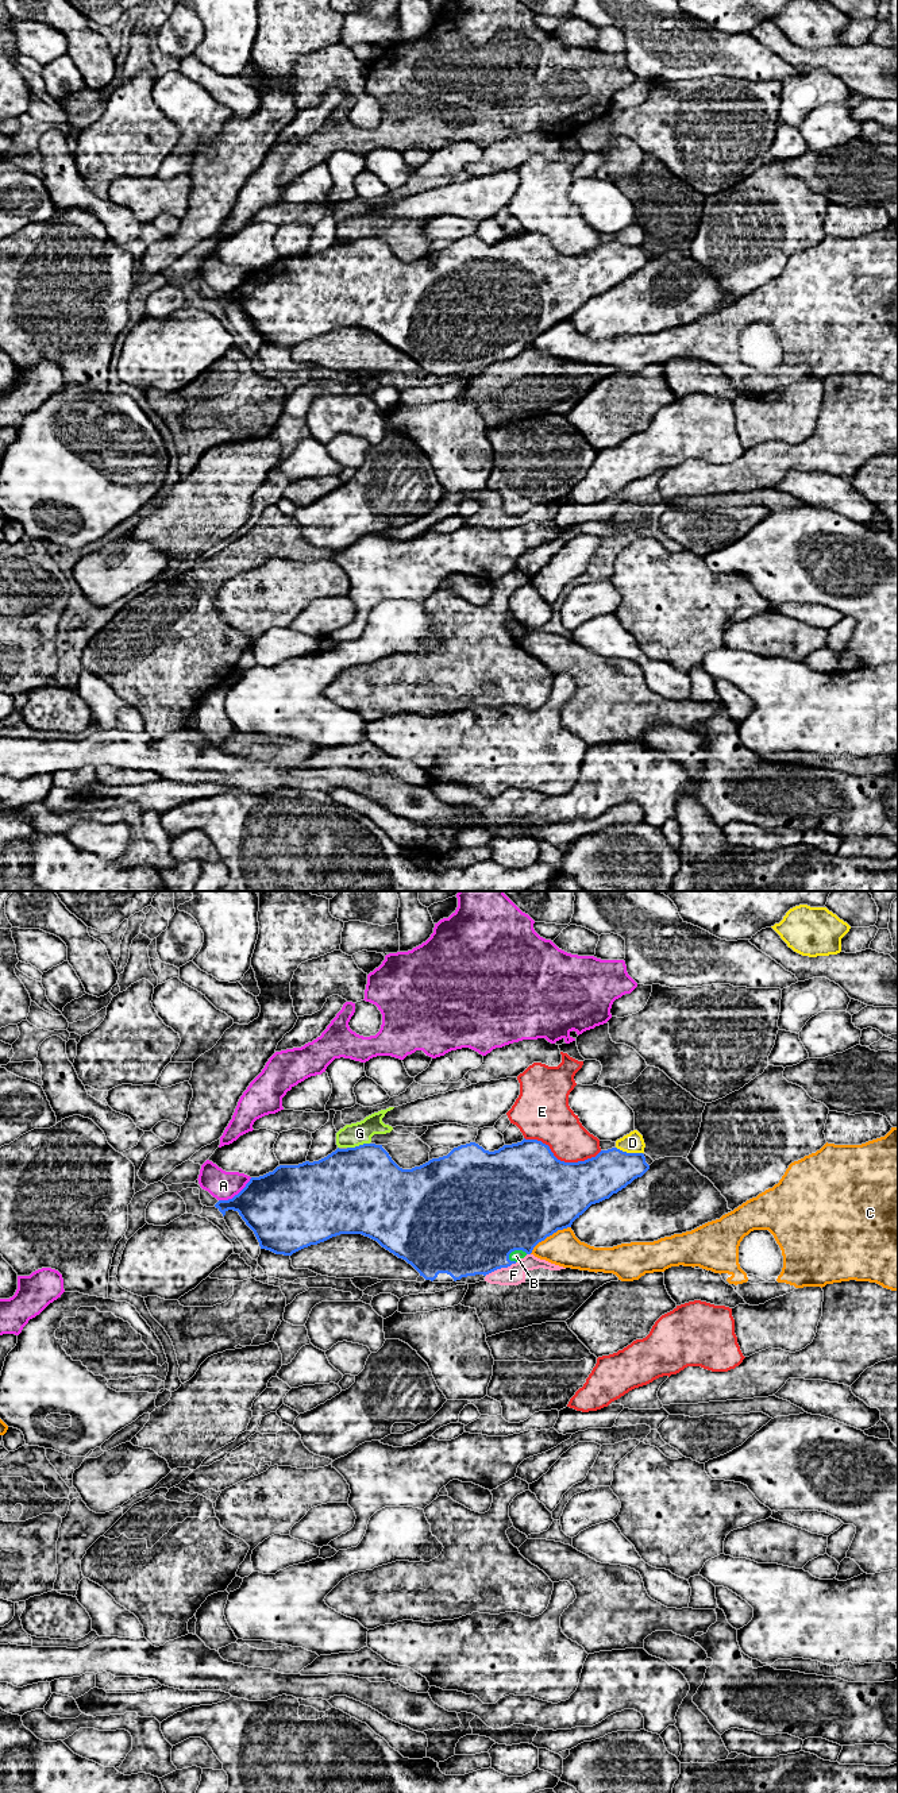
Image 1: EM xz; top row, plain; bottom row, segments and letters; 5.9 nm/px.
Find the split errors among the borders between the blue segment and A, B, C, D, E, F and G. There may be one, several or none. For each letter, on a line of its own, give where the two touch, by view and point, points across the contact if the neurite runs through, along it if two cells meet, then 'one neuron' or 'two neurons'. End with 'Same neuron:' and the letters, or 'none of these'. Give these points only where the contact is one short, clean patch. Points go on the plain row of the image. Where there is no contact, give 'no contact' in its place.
A: meets blue in xz at (235, 288); border along xz (251, 270), (231, 290), (219, 293); two neurons
B: meets blue in xz at (516, 342); runs through xz (512, 300), (516, 342), (516, 349); one neuron
C: meets blue in xz at (548, 328); two neurons
D: meets blue in xz at (629, 246); two neurons
E: meets blue in xz at (562, 254); two neurons
F: meets blue in xz at (500, 361); border along xz (516, 355), (485, 367); two neurons
G: meets blue in xz at (359, 238); two neurons
Same neuron: B

